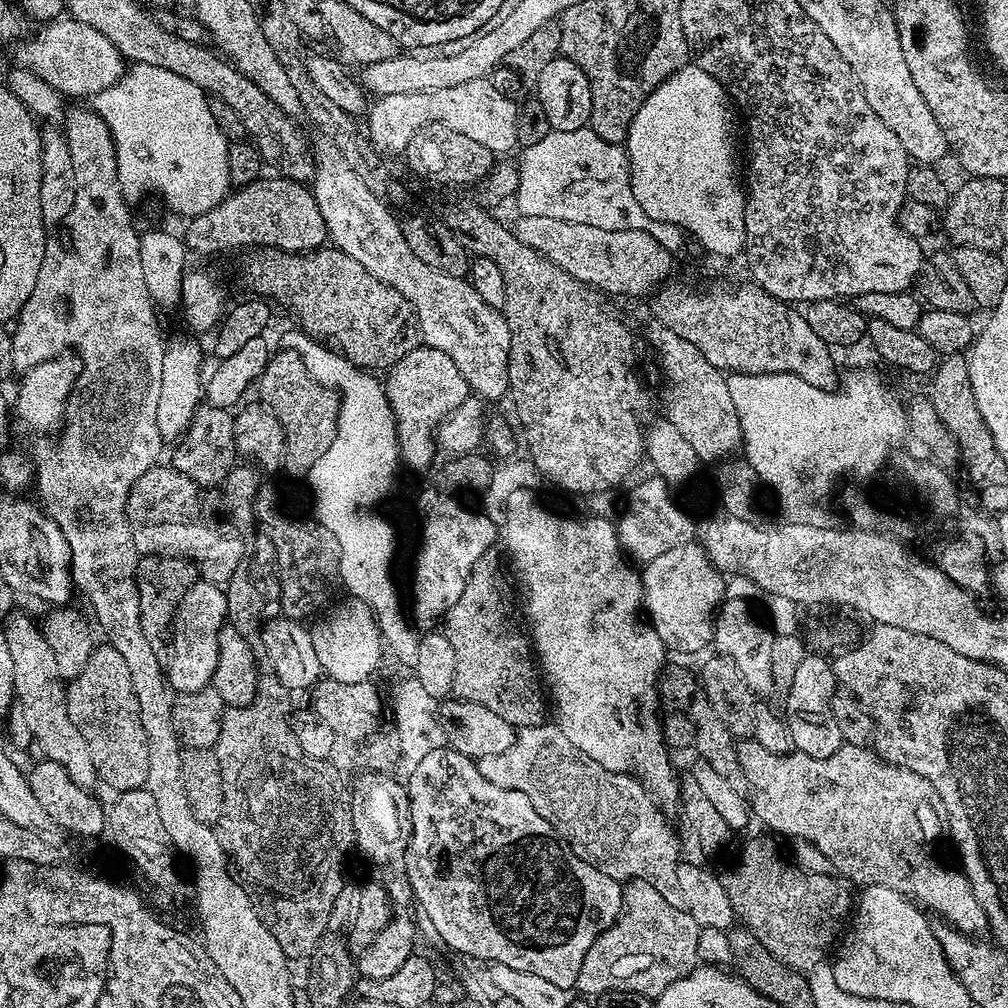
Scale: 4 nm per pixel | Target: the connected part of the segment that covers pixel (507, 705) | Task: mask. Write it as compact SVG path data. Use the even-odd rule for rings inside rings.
M489 550L482 558L478 558L466 582L466 590L462 590L458 602L454 602L454 606L450 606L450 610L444 615L442 631L444 637L450 642L450 646L454 646L454 670L456 671L454 692L461 700L474 702L478 706L486 706L486 710L494 710L513 726L543 724L549 719L550 704L546 699L541 677L538 675L534 649L525 629L523 632L519 622L516 621L518 608L517 605L516 608L512 605L514 588L510 580L509 584L503 570L500 569L500 560L495 556L495 551Z

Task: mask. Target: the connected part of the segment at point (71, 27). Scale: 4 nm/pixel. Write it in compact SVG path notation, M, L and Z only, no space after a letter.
M57 18L45 23L41 28L44 29L33 40L15 45L15 63L26 71L33 72L61 97L94 98L110 86L121 83L126 72L125 58L104 34L98 34L98 30L86 26L86 22L71 18Z

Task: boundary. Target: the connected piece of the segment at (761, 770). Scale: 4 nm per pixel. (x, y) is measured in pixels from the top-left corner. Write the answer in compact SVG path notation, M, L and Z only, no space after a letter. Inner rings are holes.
M755 738L741 739L736 749L738 762L742 762L742 770L746 770L751 815L755 819L757 816L769 828L769 833L777 832L772 833L777 837L793 836L793 841L812 844L826 854L826 858L834 862L836 872L853 885L886 886L911 898L929 913L941 912L944 915L941 917L959 932L984 934L989 931L984 908L978 898L974 898L974 890L963 871L956 866L947 868L936 857L936 843L946 832L946 813L938 790L934 790L926 778L896 764L885 764L871 751L853 744L841 743L830 758L810 758L795 750L779 755L758 746Z

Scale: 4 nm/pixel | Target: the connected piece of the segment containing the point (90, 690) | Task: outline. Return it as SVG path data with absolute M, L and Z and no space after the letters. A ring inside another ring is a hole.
M103 647L93 648L81 672L67 685L68 713L70 722L78 726L78 734L86 738L86 750L90 750L90 762L94 762L97 777L121 793L145 787L150 750L146 730L142 730L138 702L130 686L130 670L126 670L126 662L118 650Z

